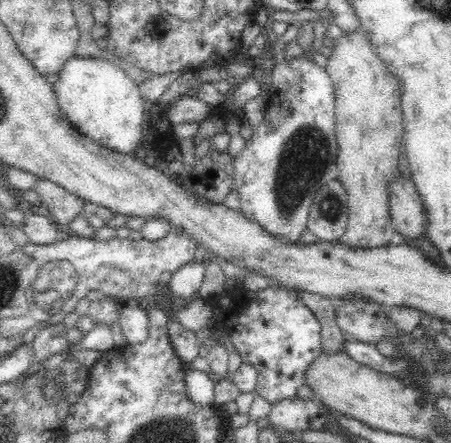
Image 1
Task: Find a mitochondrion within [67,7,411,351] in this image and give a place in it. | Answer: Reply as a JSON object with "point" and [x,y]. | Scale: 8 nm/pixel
{"point":[307,156]}

